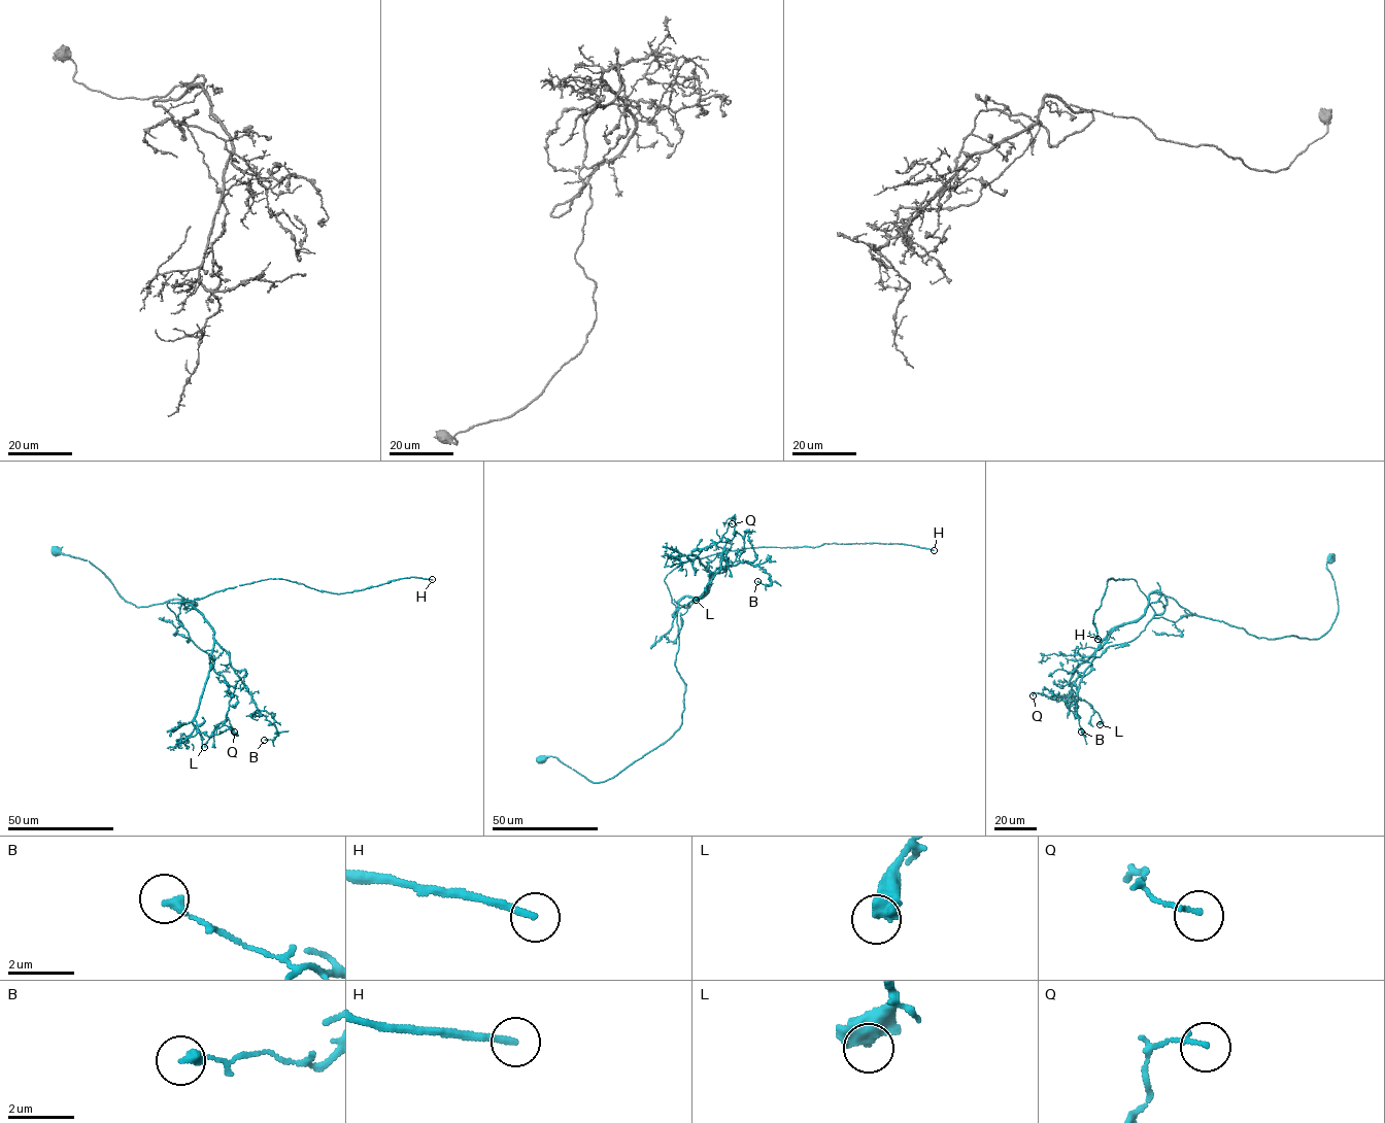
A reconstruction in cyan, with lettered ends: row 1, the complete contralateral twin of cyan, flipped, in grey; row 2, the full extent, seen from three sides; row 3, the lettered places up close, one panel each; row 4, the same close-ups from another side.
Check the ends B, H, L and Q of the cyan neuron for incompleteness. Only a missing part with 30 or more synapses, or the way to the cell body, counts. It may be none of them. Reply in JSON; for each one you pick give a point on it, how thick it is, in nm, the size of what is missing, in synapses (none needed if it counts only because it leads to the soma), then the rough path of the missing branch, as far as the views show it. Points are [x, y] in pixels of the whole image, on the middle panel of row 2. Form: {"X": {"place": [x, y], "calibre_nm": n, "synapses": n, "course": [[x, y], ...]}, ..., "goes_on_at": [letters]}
{"H": {"place": [934, 550], "calibre_nm": 200, "synapses": 110}, "goes_on_at": ["H"]}

